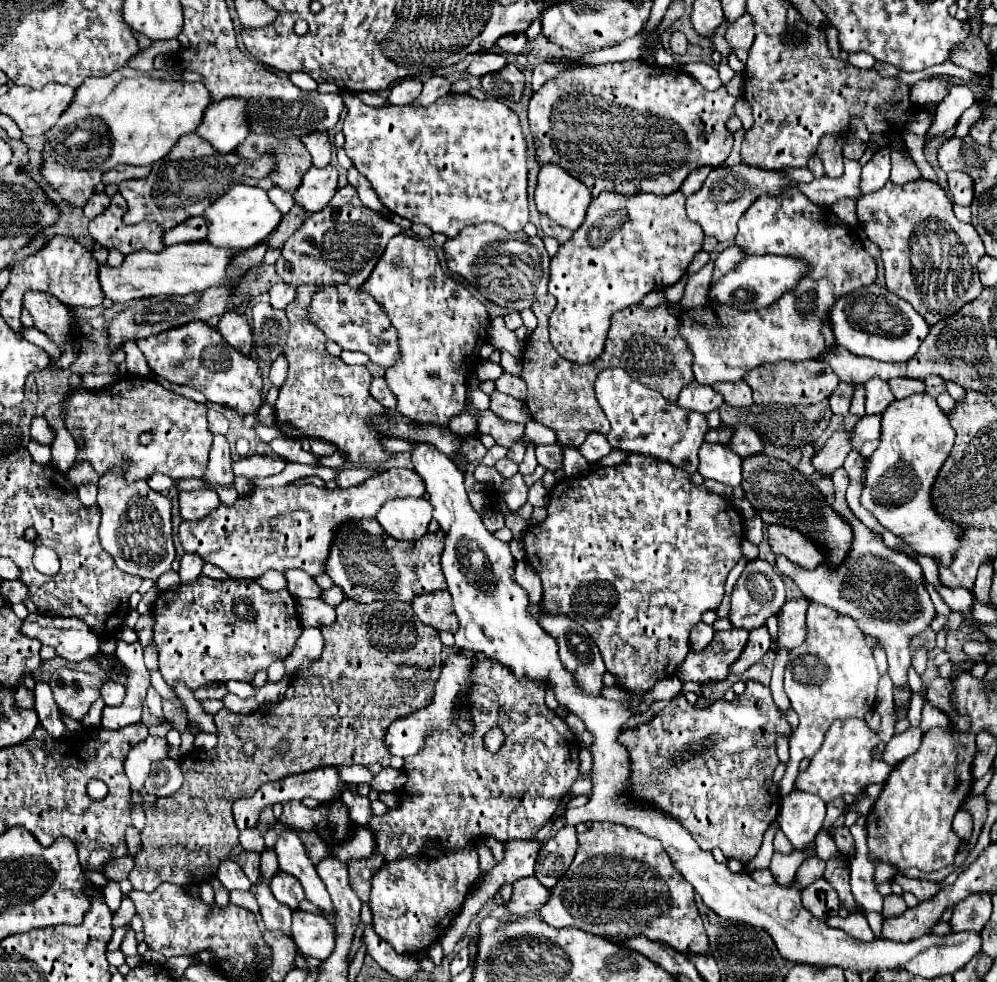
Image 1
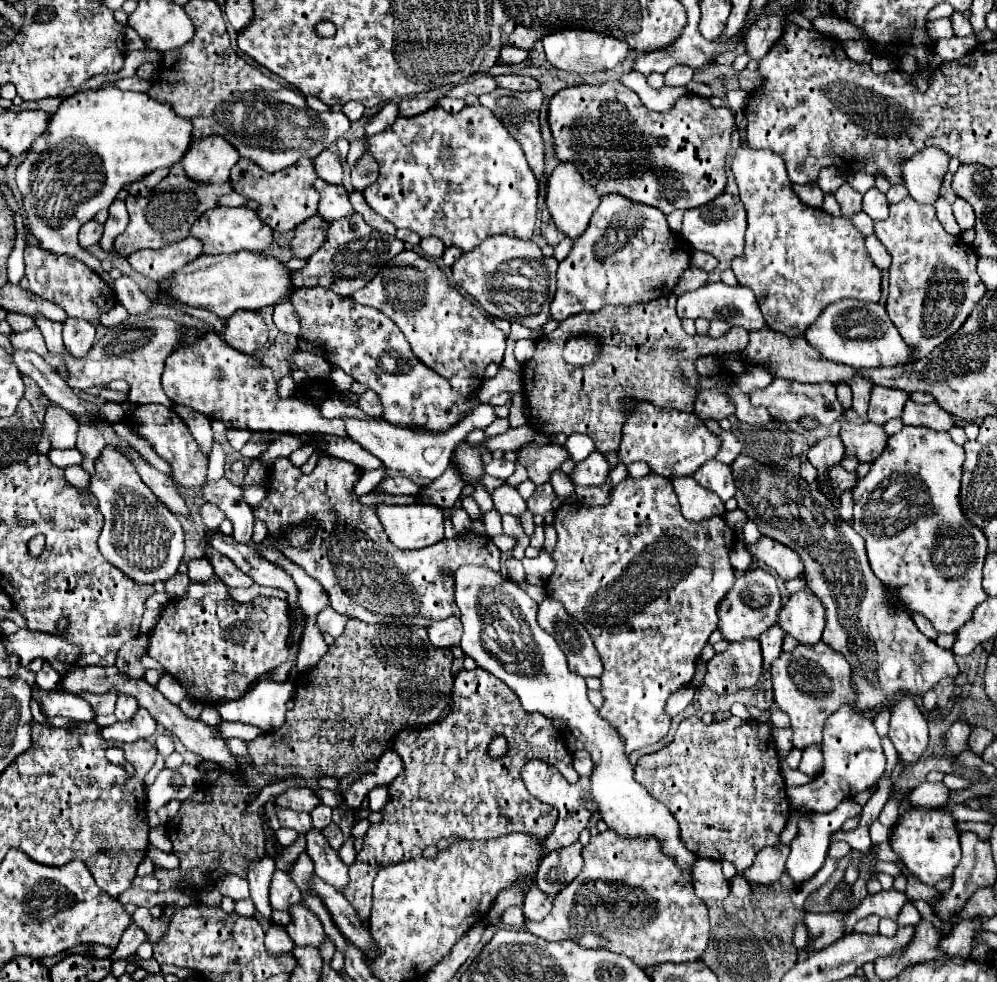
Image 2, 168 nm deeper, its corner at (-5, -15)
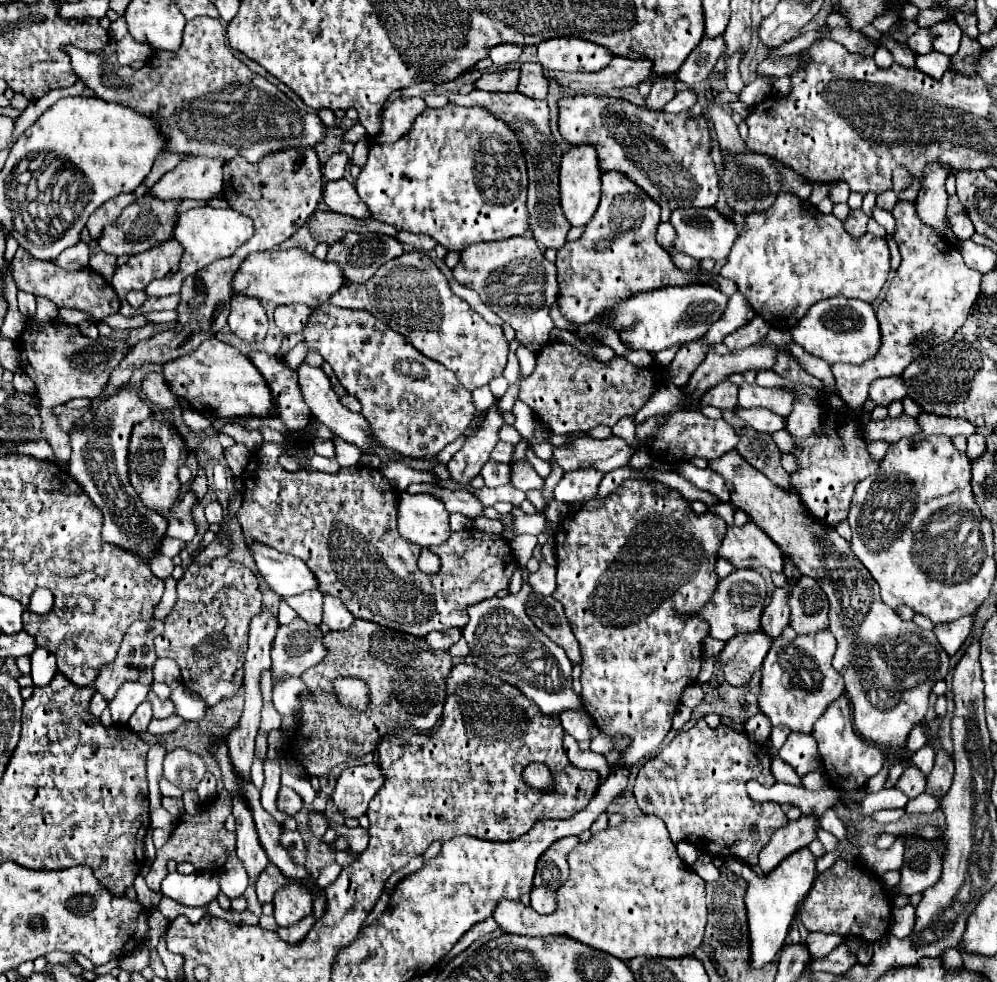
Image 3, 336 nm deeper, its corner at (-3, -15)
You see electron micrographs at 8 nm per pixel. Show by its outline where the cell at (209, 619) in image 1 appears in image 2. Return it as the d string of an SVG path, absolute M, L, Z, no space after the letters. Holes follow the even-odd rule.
M213 576L213 578L211 578L209 582L205 582L205 584L191 582L183 598L177 598L177 600L169 600L169 602L167 602L167 606L165 606L163 612L161 612L161 618L159 618L157 626L153 628L153 632L151 632L151 636L149 636L149 654L151 654L153 660L157 660L157 662L163 666L163 670L165 670L167 674L171 674L173 678L177 678L177 680L181 682L181 686L185 686L185 690L187 690L187 694L189 694L191 698L195 698L195 700L199 700L199 702L203 702L203 704L213 704L213 702L221 702L221 700L237 700L237 698L241 698L241 696L253 686L253 682L257 682L265 672L269 672L269 670L273 670L273 668L281 666L283 662L287 662L287 658L289 658L289 644L287 644L289 632L291 632L291 610L289 610L289 604L287 604L285 600L281 600L281 598L257 596L257 598L251 600L249 604L241 604L241 602L235 602L235 600L227 594L225 584L221 584L221 580L219 580L217 576Z

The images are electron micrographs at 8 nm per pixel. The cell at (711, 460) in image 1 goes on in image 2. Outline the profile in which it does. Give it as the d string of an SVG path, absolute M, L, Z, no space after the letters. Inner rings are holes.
M709 460L705 462L699 472L695 472L693 476L703 488L715 492L721 500L727 500L725 506L727 510L735 510L737 508L737 500L735 496L735 482L733 482L733 474L731 474L731 466L719 462L719 460Z

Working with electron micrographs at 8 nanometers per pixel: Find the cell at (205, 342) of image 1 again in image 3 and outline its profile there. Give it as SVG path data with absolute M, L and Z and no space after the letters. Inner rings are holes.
M217 338L205 340L201 342L201 348L165 364L163 376L175 396L185 398L193 410L209 420L249 416L269 418L269 412L273 412L269 388L265 388L265 380L261 380L261 374L253 368L251 360Z

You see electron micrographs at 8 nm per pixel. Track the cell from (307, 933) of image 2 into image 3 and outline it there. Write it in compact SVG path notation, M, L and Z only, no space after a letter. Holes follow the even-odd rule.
M289 880L273 896L273 916L279 926L291 926L313 912L313 894L305 884Z

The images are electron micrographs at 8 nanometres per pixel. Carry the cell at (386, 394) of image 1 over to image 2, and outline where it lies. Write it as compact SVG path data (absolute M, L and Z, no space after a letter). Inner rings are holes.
M365 390L359 396L359 408L371 416L383 416L383 404L373 390Z

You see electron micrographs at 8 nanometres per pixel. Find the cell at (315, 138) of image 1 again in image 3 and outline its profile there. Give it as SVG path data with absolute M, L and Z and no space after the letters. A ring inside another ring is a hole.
M337 152L337 154L333 154L333 156L325 162L325 166L323 166L323 176L325 176L327 180L341 180L347 164L349 164L349 156L347 156L345 152Z

